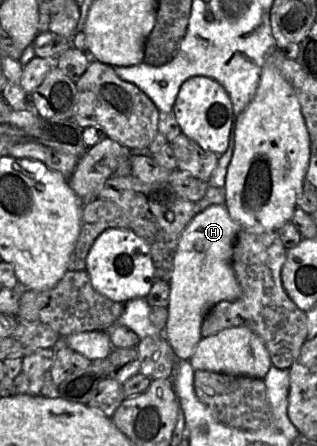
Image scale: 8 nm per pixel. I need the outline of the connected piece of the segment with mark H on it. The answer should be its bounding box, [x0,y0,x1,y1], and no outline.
[163,204,242,360]

